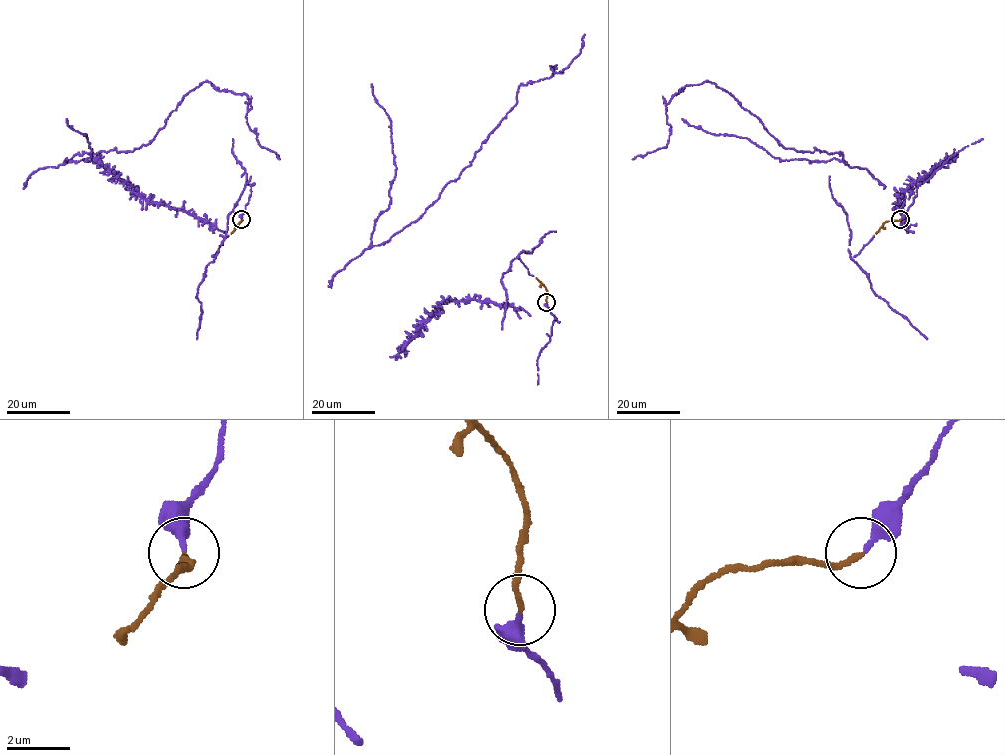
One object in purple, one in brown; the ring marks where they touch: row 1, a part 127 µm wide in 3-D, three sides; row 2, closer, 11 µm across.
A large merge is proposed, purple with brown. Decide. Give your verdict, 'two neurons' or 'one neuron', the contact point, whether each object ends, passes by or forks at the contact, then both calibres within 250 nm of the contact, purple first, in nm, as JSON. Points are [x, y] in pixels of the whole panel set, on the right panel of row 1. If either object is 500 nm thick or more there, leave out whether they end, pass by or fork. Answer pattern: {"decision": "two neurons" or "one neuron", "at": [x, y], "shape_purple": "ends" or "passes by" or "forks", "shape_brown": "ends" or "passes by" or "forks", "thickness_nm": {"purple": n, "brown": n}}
{"decision": "one neuron", "at": [900, 219], "shape_purple": "ends", "shape_brown": "ends", "thickness_nm": {"purple": 280, "brown": 170}}

